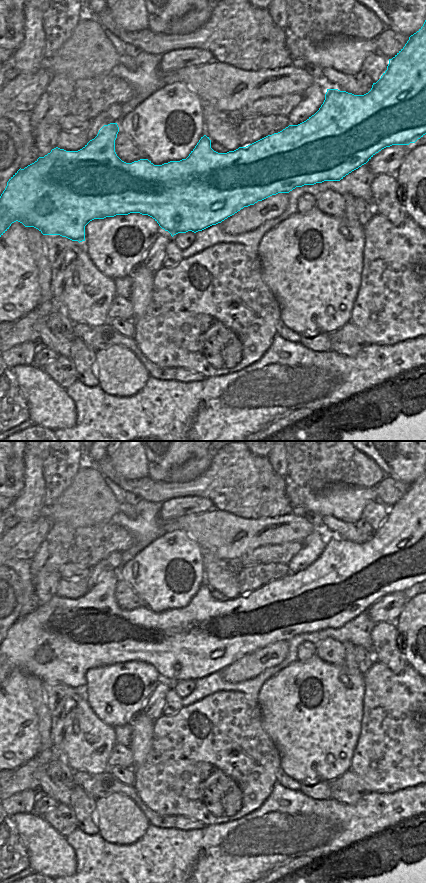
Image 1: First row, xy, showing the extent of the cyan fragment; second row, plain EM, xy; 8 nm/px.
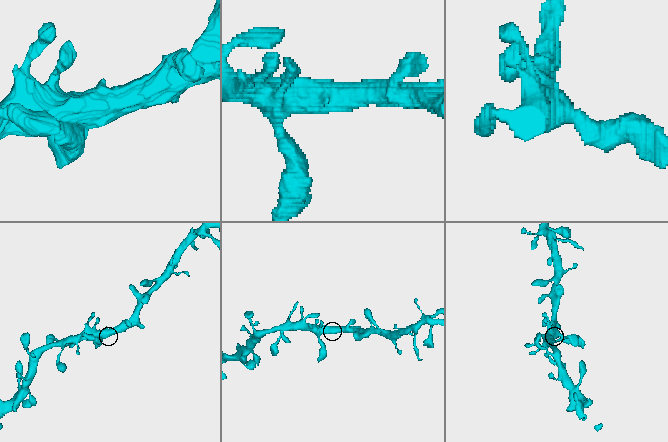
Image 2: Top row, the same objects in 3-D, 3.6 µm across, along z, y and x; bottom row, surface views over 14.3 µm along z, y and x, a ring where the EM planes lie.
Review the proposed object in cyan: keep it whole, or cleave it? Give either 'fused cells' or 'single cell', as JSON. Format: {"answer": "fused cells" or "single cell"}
{"answer": "single cell"}

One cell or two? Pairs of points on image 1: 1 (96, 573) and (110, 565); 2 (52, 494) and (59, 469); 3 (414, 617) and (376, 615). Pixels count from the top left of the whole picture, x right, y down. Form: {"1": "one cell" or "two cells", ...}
{"1": "one cell", "2": "one cell", "3": "two cells"}

